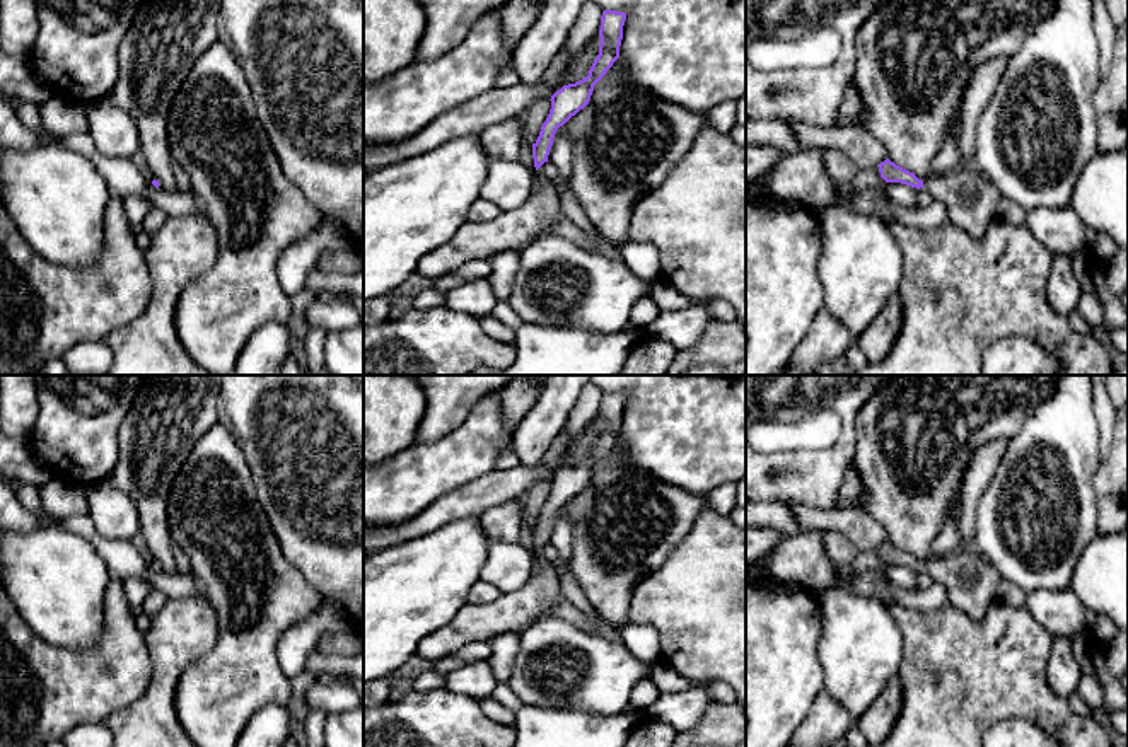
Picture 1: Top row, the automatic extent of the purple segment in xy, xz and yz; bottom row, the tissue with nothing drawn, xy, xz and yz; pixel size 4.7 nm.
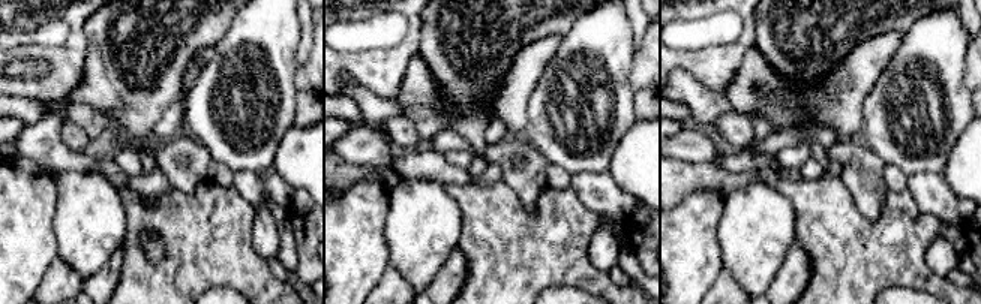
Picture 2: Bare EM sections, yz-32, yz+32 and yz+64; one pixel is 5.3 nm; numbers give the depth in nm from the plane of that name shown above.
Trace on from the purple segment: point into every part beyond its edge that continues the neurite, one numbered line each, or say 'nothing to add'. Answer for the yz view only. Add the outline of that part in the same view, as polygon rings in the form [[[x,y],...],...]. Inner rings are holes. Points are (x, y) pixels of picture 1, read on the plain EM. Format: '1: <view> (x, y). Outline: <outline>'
1: yz (971, 582). Outline: [[[973,546],[940,556],[930,554],[923,571],[945,587],[951,605],[976,622],[998,600],[1002,576]]]

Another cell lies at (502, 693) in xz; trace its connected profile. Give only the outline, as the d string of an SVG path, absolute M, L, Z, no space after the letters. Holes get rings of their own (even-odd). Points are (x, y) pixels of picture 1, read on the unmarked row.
M497 684L491 698L502 703L505 708L512 709L514 713L517 713L524 704L520 698L509 687L509 684Z

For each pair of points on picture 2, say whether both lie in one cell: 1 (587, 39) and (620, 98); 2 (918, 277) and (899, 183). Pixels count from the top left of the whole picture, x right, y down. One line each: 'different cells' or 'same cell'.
1: same cell
2: different cells

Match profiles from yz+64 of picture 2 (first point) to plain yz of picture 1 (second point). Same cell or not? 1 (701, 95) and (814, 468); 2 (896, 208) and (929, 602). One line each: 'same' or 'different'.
1: different
2: different

